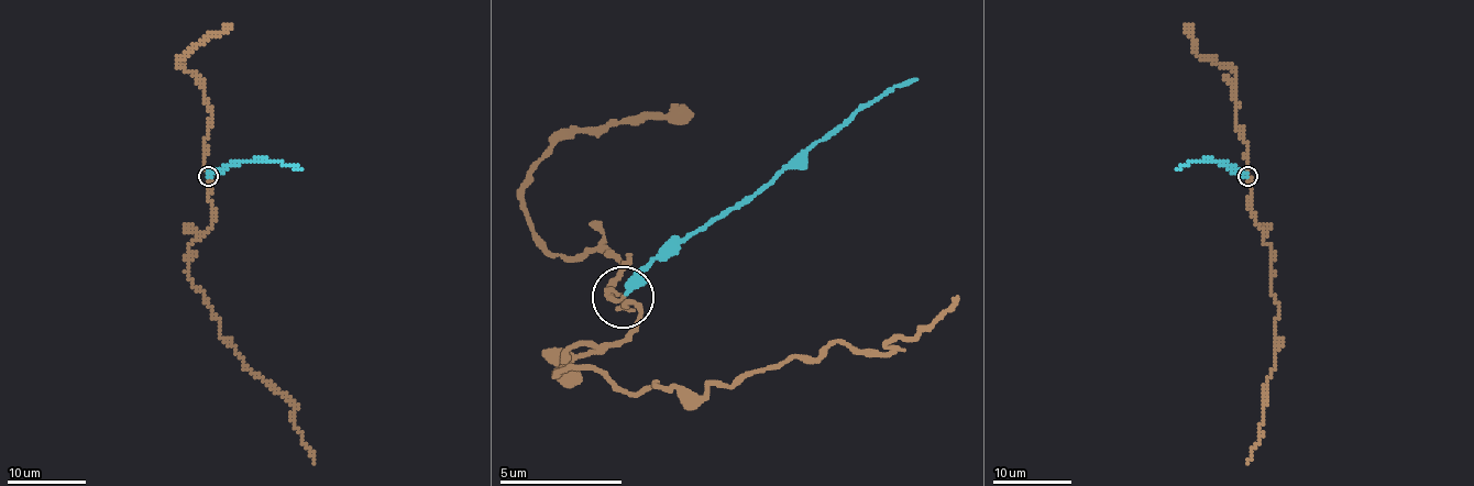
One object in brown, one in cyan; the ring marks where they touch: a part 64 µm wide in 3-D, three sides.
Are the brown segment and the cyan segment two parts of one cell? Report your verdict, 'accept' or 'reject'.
reject

